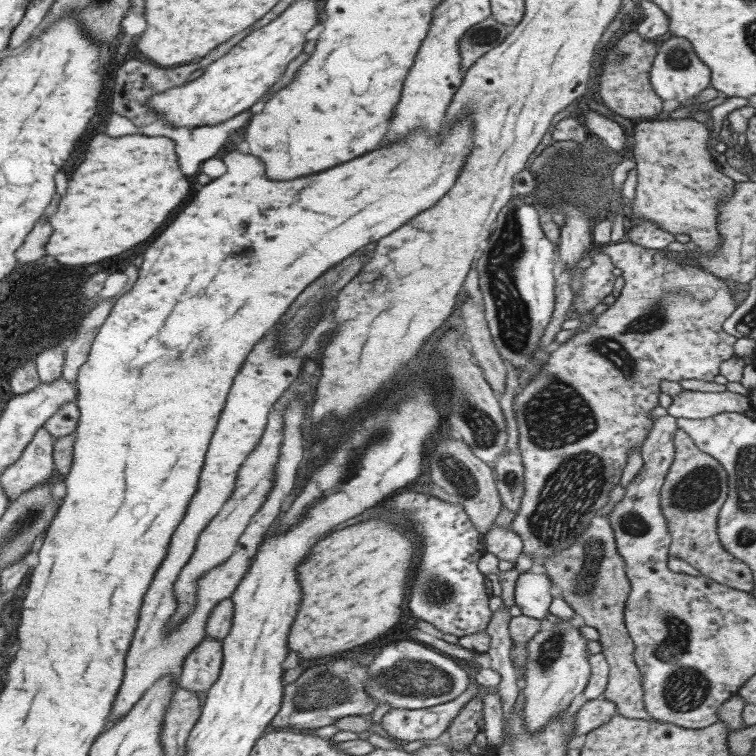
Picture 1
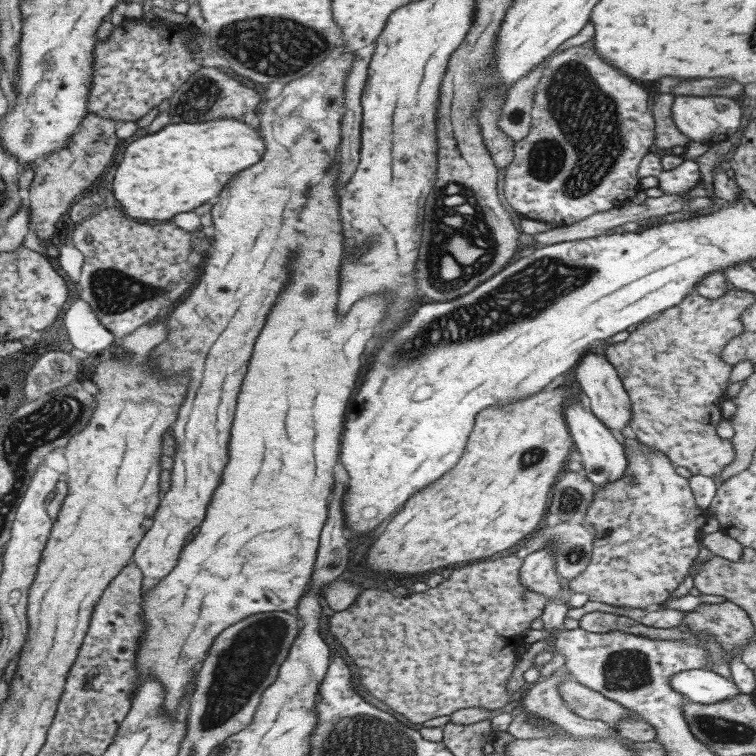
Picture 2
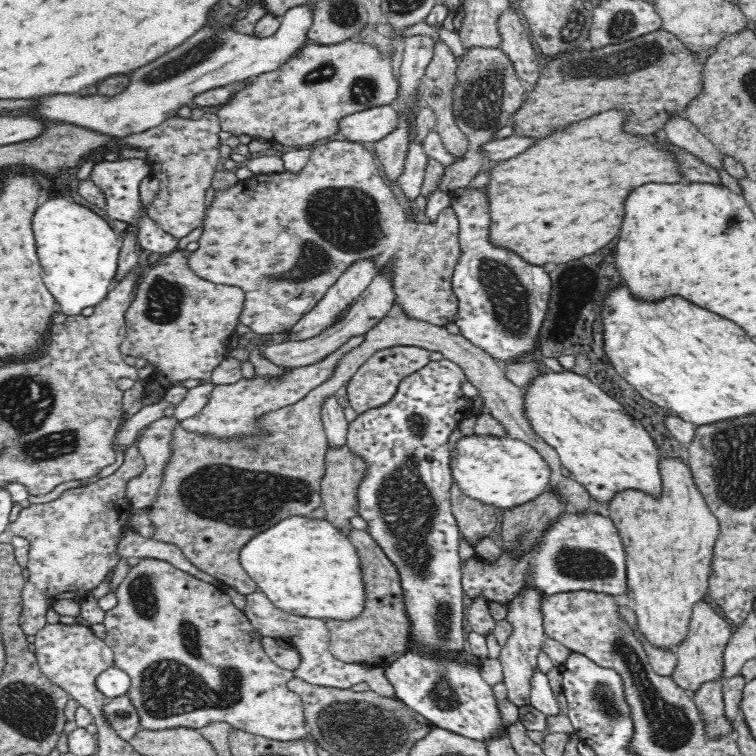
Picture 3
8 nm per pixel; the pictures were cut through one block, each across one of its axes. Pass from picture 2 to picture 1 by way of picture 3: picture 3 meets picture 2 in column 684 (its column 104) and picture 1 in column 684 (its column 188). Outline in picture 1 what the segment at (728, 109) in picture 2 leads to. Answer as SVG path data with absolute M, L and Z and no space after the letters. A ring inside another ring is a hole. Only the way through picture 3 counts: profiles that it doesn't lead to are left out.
M669 38L669 40L659 41L656 47L649 72L650 86L653 92L661 100L675 100L681 104L686 101L693 100L697 93L710 86L710 71L695 56L695 52L691 50L689 42L685 42L685 38Z

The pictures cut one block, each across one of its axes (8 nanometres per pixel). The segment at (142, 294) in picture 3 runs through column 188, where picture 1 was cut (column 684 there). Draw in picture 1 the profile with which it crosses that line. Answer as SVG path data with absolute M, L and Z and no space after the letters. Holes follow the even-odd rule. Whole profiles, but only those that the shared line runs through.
M623 241L607 245L588 246L585 256L590 260L590 266L582 272L581 284L582 287L574 292L572 302L570 304L570 317L577 317L585 322L581 328L573 329L573 335L563 344L559 344L553 352L548 353L548 357L540 371L530 378L525 386L521 387L519 392L513 399L515 403L514 419L518 430L518 449L520 452L522 466L522 481L524 484L523 494L519 501L518 509L514 514L510 523L510 528L513 529L522 540L522 552L527 558L532 559L532 562L543 564L545 558L551 558L551 555L559 554L561 550L565 550L575 539L580 538L580 534L584 533L586 524L590 518L604 507L607 502L609 491L613 485L618 482L621 476L621 470L625 466L627 460L627 451L631 447L640 446L644 441L645 435L649 432L653 419L649 419L648 412L658 405L657 397L659 396L659 383L662 380L678 382L679 380L705 380L709 382L713 380L713 376L718 374L719 365L728 358L734 356L733 343L736 338L727 334L722 330L722 322L733 312L735 301L733 300L732 288L725 281L697 268L690 264L682 264L680 260L671 260L666 258L659 249L643 248L636 244ZM613 267L619 268L622 272L624 284L620 290L620 294L615 298L614 302L607 309L590 321L591 309L595 304L602 302L603 298L610 294L614 276L611 273Z

